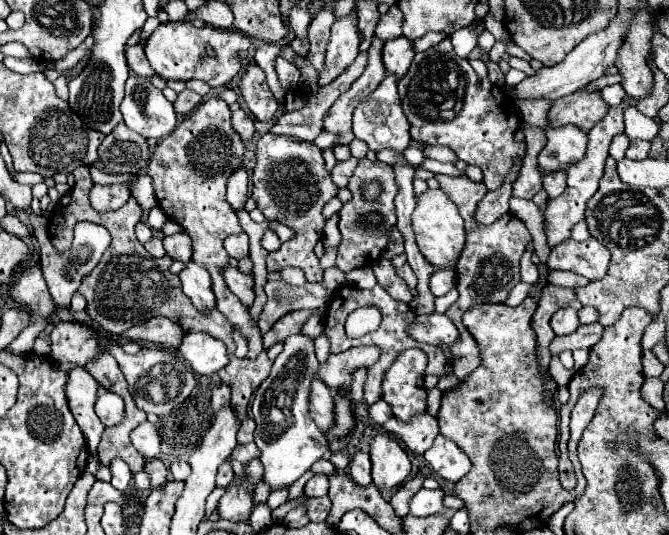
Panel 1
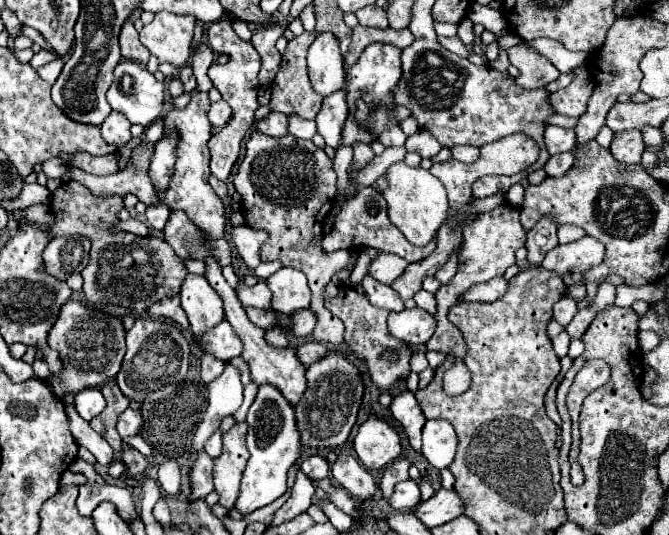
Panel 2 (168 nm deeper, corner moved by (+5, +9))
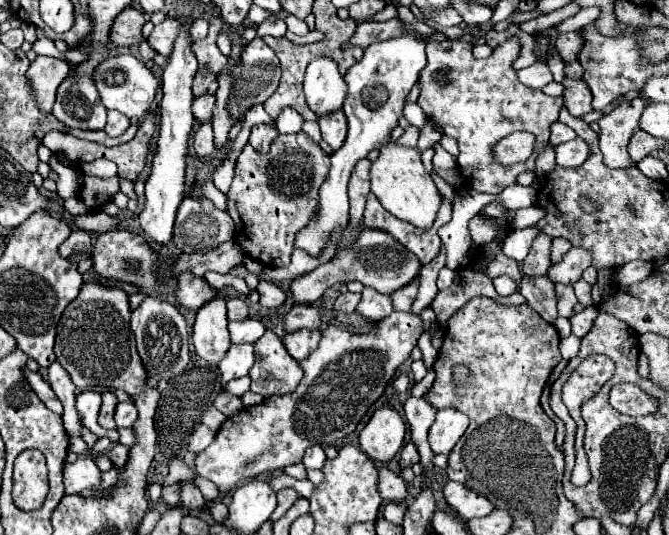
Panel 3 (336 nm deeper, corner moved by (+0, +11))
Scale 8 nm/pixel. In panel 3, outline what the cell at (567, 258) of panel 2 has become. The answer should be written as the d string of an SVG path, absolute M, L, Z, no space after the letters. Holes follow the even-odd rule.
M572 247L562 261L550 265L548 269L548 279L554 283L576 283L582 273L592 265L592 253L584 247Z

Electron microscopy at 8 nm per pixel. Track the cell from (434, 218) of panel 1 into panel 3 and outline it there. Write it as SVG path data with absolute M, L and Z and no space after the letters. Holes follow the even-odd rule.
M388 143L380 149L380 157L372 163L372 193L378 197L382 207L390 211L394 217L416 225L418 229L428 231L436 219L436 213L442 205L442 195L432 181L432 175L422 165L420 153L410 147L400 147L396 143Z

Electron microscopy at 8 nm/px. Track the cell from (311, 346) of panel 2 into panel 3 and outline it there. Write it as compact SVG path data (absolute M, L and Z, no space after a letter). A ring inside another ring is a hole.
M300 329L296 333L286 333L282 343L296 361L302 361L312 351L316 351L316 345L320 343L320 331L318 329L314 329L314 331Z

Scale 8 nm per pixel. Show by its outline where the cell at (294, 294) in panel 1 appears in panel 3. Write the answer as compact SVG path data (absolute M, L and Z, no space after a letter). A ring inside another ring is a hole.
M362 229L360 237L356 237L354 241L344 243L328 263L320 265L318 269L298 275L290 281L290 293L294 303L298 305L314 305L322 293L332 287L334 283L346 283L346 281L360 281L366 287L374 287L380 293L394 293L396 289L400 289L402 285L410 283L416 273L420 271L420 263L418 259L408 253L408 249L404 245L400 245L398 241L394 241L388 233L384 231L372 231L372 229Z

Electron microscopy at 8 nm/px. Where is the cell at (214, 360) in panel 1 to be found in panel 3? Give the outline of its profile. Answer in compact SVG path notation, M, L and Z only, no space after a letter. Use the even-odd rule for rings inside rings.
M252 315L246 321L232 321L228 325L228 331L232 335L232 343L238 345L238 343L254 343L254 341L258 341L264 335L266 327L256 315Z

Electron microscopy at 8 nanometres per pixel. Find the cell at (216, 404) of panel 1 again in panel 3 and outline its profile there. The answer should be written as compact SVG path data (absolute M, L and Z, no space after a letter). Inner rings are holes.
M218 295L208 299L196 313L192 341L196 353L210 365L218 365L224 359L224 353L228 353L228 347L232 345L226 329L228 325L226 313L228 313L226 299Z

